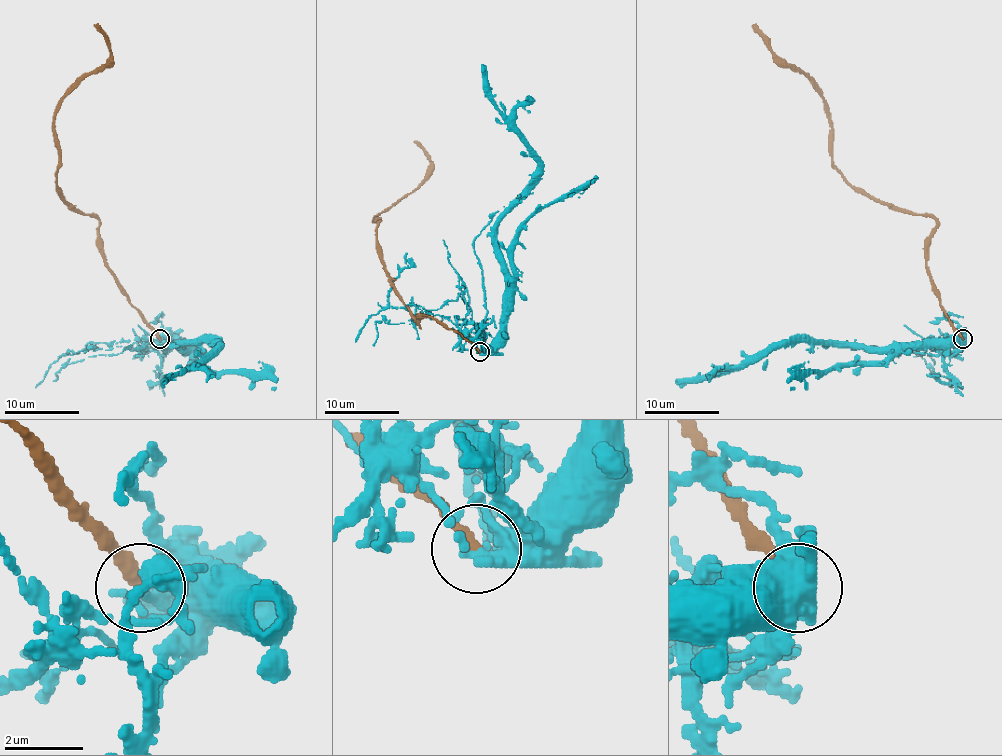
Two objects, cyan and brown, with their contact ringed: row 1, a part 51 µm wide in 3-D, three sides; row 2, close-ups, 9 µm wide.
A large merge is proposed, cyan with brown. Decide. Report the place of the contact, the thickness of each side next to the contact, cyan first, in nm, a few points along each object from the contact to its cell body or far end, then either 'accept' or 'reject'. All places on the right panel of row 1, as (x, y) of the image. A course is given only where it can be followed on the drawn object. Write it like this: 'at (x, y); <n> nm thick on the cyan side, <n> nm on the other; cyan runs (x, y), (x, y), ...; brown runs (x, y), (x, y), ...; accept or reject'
at (963, 339); 500 nm thick on the cyan side, 360 nm on the other; cyan runs (962, 339), (899, 347), (793, 341), (768, 345), (738, 365), (718, 373), (675, 382); brown runs (962, 339), (940, 304), (927, 266), (936, 222), (852, 186), (832, 160), (828, 106), (753, 24); reject

